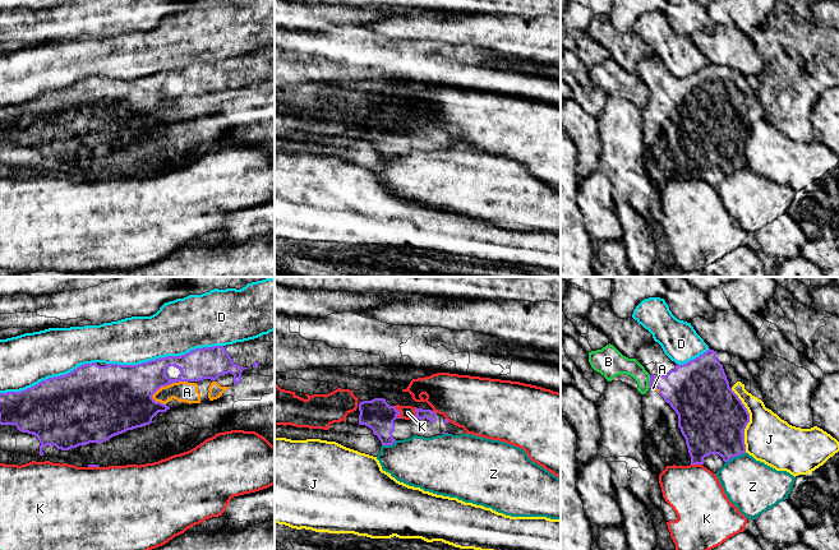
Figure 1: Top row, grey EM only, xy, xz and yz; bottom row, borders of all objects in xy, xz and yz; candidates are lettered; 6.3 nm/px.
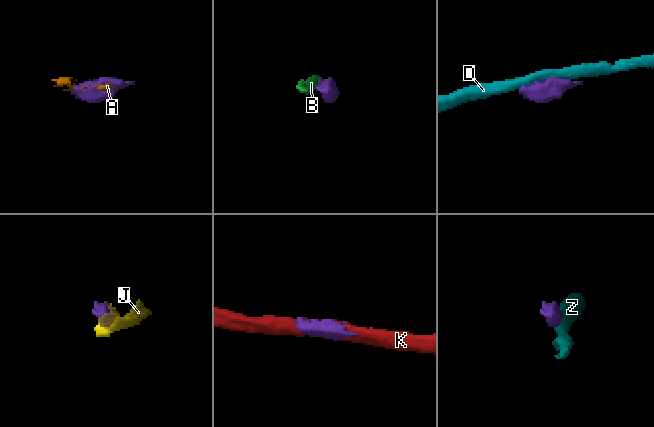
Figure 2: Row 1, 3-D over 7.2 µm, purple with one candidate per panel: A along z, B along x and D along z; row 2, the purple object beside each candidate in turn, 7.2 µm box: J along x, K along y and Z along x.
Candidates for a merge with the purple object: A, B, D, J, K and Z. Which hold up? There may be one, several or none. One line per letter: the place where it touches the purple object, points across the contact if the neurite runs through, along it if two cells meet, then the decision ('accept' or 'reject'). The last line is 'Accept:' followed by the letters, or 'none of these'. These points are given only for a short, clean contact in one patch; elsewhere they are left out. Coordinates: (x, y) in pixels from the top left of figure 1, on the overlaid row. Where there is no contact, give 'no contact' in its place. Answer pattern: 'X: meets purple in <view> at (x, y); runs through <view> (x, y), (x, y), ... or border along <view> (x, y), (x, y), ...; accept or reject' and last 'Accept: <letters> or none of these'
A: meets purple in xy at (169, 384); reject
B: meets purple in yz at (649, 380); reject
D: meets purple in xy at (164, 357); reject
J: meets purple in yz at (748, 420); reject
K: meets purple in xz at (400, 412); border along xz (393, 406), (401, 417); reject
Z: meets purple in yz at (734, 456); reject
Accept: none of these

